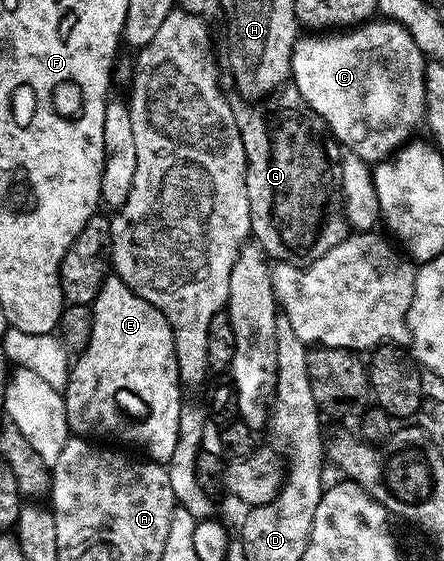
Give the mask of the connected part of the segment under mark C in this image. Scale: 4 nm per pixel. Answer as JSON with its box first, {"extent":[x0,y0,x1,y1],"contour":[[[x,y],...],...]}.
{"extent":[291,21,426,163],"contour":[[[369,21],[359,29],[348,29],[343,33],[328,33],[323,37],[312,37],[316,39],[301,38],[297,42],[292,53],[292,73],[291,78],[294,80],[294,86],[298,89],[301,97],[307,101],[307,105],[312,111],[320,115],[329,128],[332,137],[336,139],[339,144],[342,144],[348,149],[353,143],[356,143],[354,149],[363,161],[367,163],[377,163],[389,157],[393,151],[397,150],[401,145],[409,142],[413,138],[412,130],[416,126],[421,126],[424,117],[424,69],[426,66],[426,57],[418,49],[415,41],[410,37],[410,33],[406,28],[400,26],[398,23],[391,21]]]}

